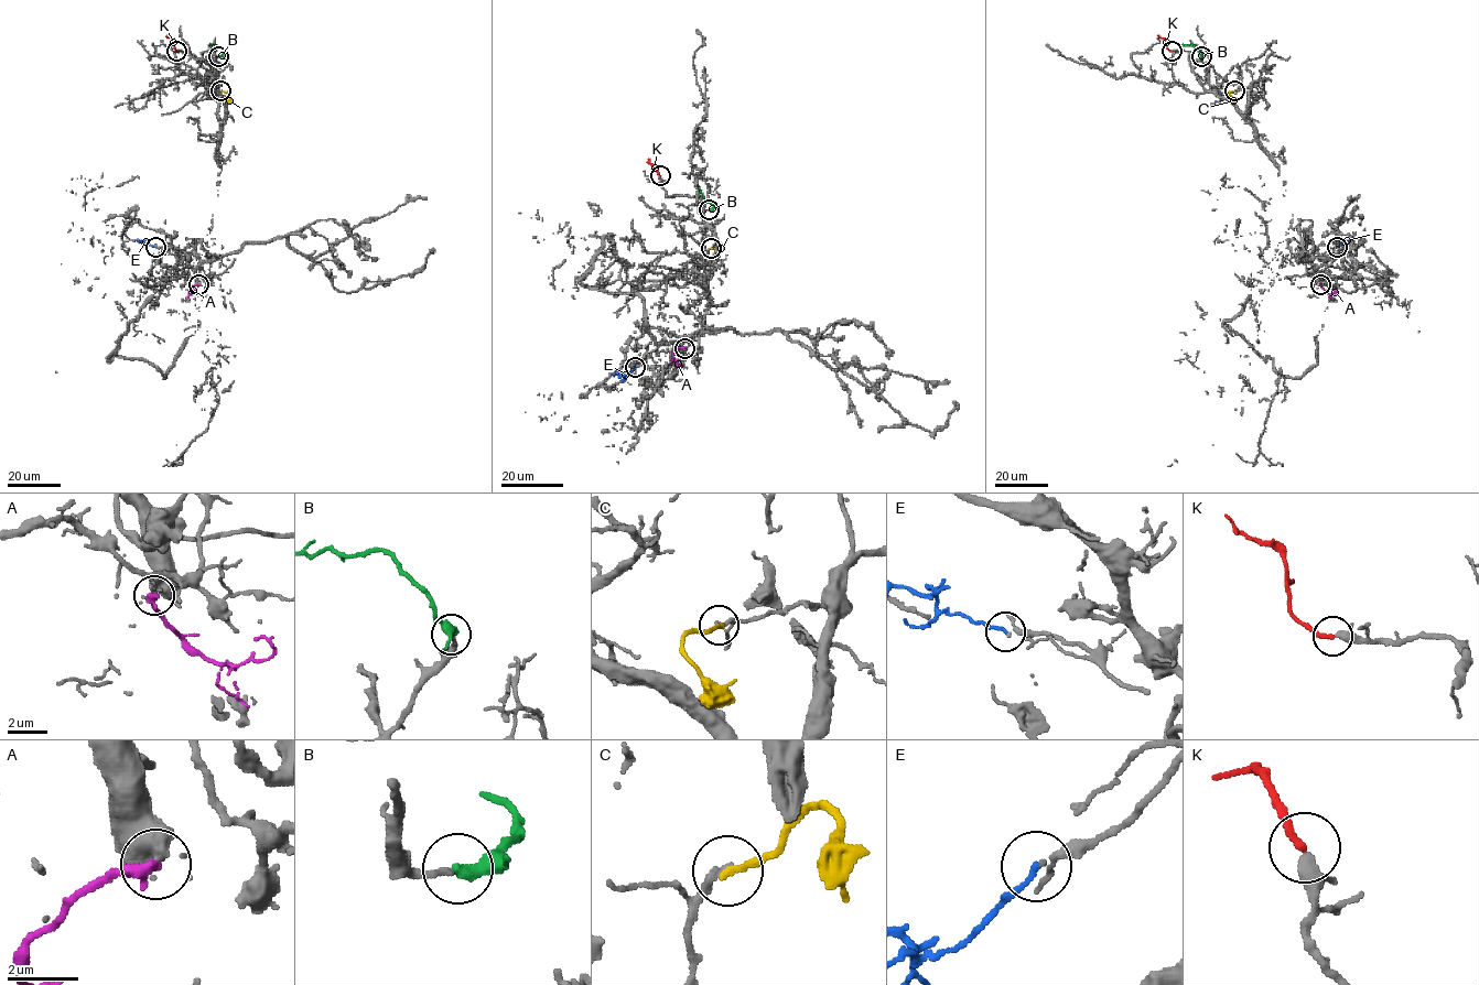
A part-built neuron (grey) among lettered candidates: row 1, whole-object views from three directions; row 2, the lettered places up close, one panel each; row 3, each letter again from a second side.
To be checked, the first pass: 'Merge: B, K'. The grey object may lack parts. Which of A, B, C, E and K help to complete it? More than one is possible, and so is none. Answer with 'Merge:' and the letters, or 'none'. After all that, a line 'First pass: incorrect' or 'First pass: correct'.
Merge: B, K
First pass: correct

